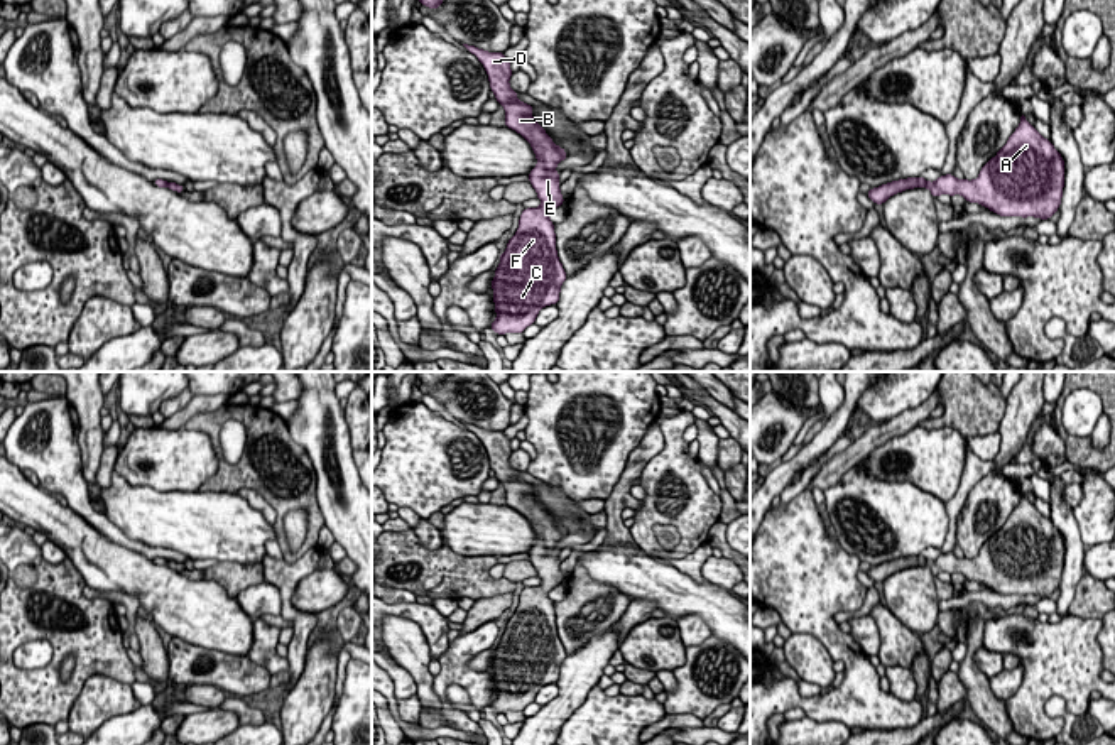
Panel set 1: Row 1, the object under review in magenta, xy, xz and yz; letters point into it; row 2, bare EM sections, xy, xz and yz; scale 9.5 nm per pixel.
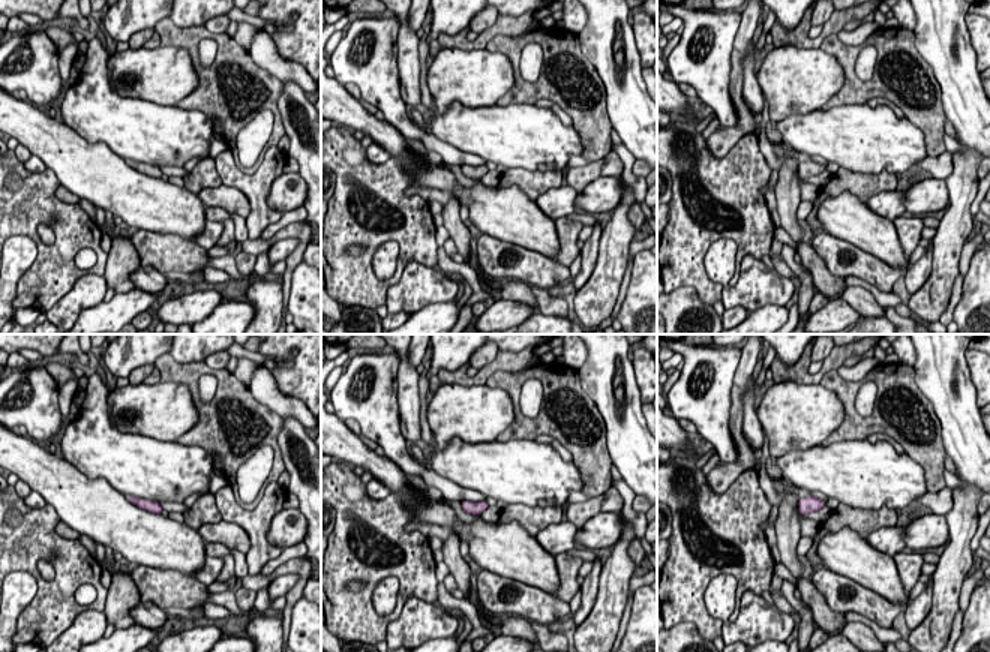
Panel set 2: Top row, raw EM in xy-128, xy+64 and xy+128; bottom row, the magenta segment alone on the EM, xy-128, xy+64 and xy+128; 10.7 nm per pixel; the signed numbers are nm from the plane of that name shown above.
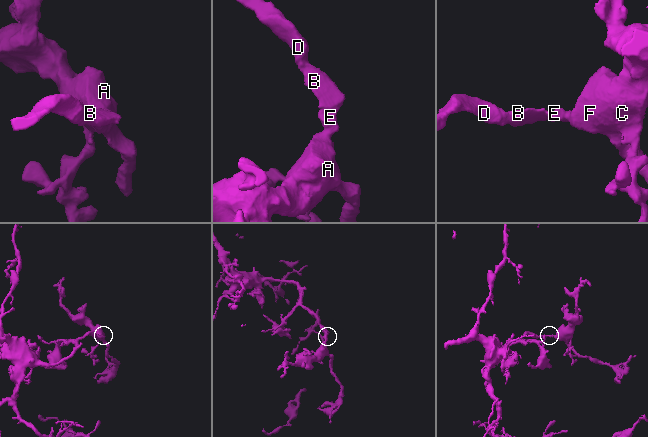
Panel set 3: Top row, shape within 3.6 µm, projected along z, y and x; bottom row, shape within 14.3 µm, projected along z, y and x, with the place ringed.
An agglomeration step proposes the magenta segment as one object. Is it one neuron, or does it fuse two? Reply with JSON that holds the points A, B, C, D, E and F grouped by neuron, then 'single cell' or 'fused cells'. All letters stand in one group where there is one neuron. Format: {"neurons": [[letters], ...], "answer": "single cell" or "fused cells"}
{"neurons": [["A", "B", "C", "D", "E", "F"]], "answer": "single cell"}

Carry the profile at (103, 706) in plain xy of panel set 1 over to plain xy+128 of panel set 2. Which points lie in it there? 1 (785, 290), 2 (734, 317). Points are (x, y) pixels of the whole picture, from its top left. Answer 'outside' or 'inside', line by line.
1: inside
2: outside

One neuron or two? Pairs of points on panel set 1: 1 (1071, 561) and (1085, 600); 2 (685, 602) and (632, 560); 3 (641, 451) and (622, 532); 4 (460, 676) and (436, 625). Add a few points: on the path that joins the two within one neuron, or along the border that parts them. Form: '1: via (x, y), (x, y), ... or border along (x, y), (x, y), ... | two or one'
1: border along (1085, 573), (1076, 585), (1068, 614) | two
2: via (671, 590), (646, 573) | one
3: via (632, 472), (615, 504), (615, 512) | one
4: border along (450, 644), (438, 659) | two

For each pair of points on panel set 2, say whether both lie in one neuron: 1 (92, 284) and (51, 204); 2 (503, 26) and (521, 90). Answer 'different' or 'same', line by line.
1: different
2: different

